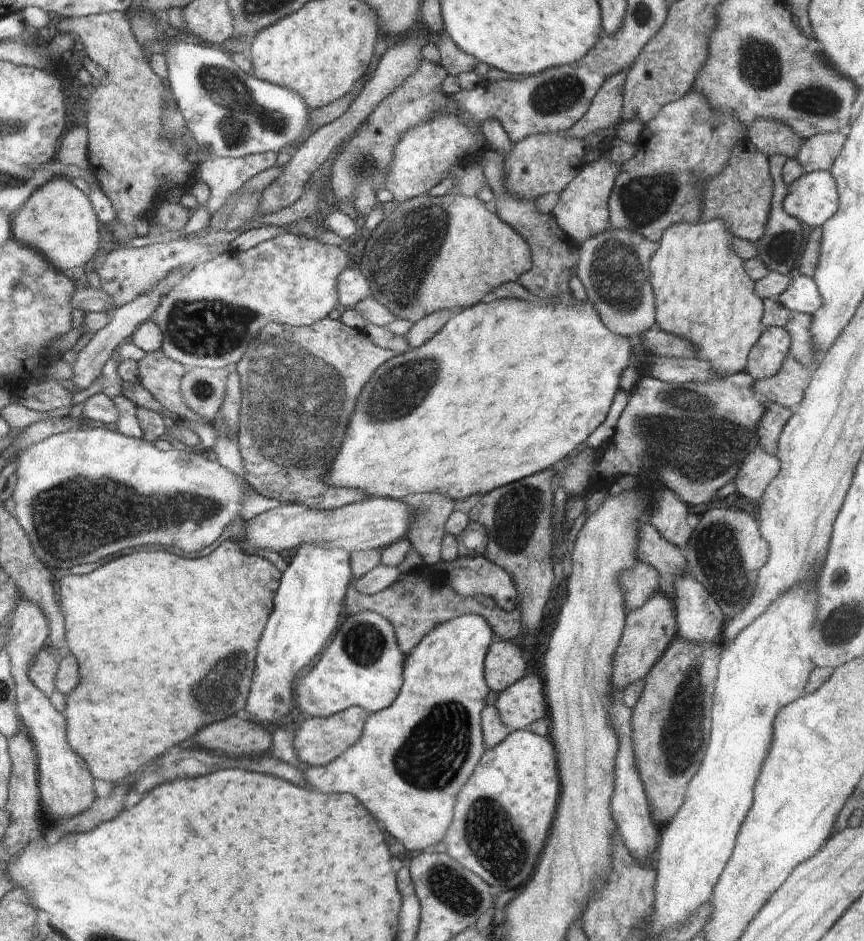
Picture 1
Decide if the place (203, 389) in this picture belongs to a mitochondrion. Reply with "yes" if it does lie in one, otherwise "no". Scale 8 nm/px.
yes

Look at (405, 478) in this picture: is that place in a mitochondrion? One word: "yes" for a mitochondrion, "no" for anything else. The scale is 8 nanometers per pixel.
no

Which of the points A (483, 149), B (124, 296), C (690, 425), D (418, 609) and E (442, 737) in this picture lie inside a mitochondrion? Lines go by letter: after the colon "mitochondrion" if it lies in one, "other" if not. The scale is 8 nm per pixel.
A: other
B: other
C: mitochondrion
D: mitochondrion
E: mitochondrion

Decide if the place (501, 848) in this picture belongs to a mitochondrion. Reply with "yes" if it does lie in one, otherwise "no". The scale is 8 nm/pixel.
yes

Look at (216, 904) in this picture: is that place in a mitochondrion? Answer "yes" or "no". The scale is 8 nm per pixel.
no

